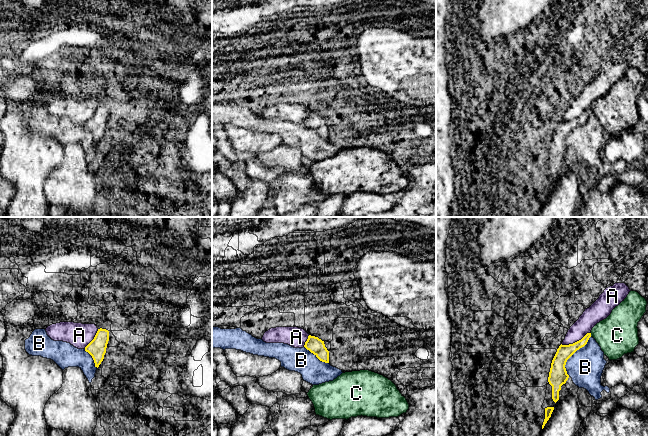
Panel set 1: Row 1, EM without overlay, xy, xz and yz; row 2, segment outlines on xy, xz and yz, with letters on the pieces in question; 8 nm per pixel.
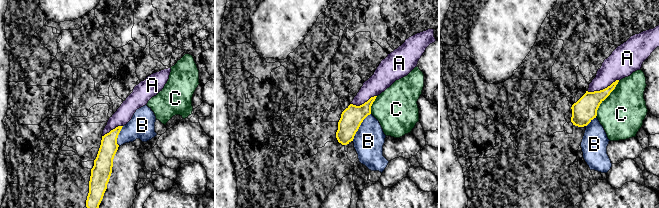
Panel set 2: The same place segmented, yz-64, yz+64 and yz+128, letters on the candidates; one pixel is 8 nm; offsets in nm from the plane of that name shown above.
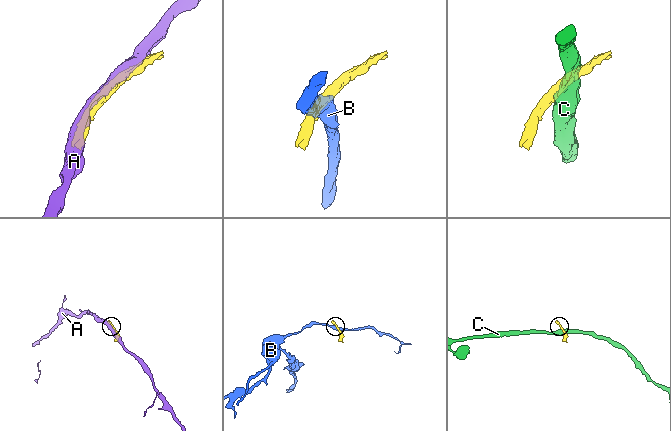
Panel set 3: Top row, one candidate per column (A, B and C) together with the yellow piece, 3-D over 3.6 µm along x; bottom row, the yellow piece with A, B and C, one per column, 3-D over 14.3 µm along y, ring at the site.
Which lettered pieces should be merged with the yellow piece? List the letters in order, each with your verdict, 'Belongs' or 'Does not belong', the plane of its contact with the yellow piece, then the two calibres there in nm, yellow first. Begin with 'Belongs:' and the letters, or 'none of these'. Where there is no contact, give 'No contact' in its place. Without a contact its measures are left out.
Belongs: none of these
A: Does not belong. Touches yellow in yz. Thickness 120 nm (yellow) against 150 nm
B: Does not belong. Touches yellow in yz. Thickness 150 nm (yellow) against 280 nm
C: Does not belong. Touches yellow in yz. Thickness 110 nm (yellow) against 320 nm

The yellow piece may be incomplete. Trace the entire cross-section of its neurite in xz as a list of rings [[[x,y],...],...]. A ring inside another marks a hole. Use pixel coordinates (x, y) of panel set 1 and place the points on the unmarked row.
[[[308,112],[304,123],[313,129],[320,137],[329,139],[329,127],[325,123],[324,117],[315,112]]]

